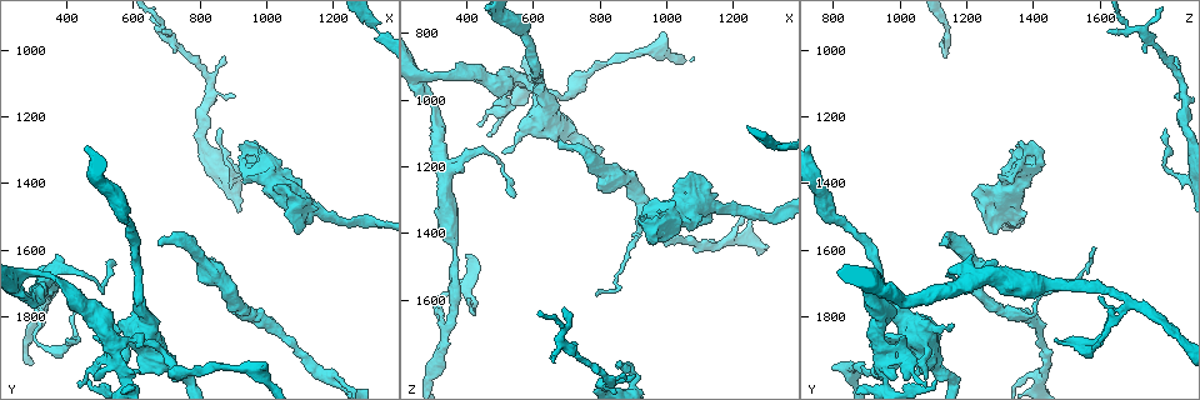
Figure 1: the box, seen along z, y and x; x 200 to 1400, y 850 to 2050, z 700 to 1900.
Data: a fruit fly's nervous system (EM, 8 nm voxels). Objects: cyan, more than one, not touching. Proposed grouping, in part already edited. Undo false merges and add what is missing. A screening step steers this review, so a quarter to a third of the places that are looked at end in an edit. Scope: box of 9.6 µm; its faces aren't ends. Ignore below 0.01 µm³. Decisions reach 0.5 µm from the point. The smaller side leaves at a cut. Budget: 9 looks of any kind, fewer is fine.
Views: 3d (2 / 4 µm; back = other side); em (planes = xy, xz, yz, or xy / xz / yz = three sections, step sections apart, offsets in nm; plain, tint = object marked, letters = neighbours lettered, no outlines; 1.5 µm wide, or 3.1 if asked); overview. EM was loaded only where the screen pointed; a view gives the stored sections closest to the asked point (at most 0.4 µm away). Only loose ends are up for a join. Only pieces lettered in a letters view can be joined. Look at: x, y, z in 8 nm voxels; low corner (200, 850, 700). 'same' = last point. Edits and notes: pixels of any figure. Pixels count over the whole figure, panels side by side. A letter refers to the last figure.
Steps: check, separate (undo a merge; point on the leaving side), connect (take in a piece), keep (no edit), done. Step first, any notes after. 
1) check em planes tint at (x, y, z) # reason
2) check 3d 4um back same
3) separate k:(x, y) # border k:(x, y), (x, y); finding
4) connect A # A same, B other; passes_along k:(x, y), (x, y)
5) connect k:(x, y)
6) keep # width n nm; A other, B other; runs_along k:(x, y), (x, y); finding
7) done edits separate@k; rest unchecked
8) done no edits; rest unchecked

check 3d 2um at (380, 1610, 1220) # free end

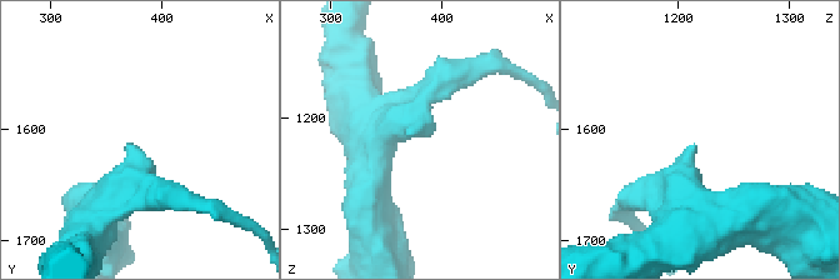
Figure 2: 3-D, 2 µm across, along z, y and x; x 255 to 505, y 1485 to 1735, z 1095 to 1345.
check em yz step 8 tint at (376, 1616, 1212)

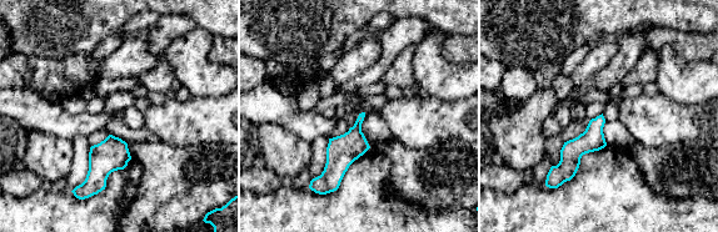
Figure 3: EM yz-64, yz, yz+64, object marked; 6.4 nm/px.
check em planes letters same # another direction

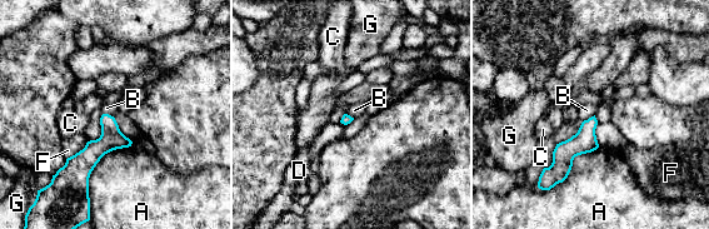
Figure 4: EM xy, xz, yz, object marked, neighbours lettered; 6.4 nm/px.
keep # A other, B other, C other, D other, F other, G other; runs_along 4:(105, 117), (85, 188); none of them fits

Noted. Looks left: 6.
check 3d 2um at (680, 1580, 1120) # branch stops here

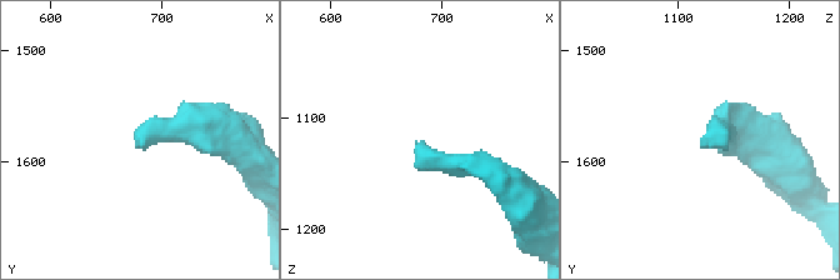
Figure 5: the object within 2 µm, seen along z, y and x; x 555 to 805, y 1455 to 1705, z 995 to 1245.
check em xy step 8 tint at (678, 1580, 1124) # need the tissue

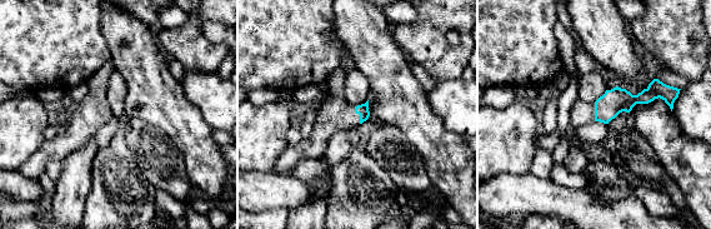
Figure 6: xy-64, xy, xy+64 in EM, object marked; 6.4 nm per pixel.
check em planes letters same

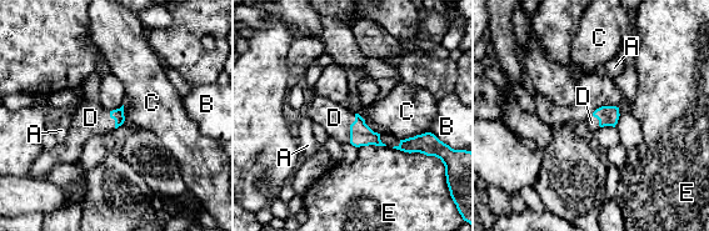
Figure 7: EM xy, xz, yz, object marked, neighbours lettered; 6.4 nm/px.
connect D # A other, B other, C other, D same, E other; passes_along 7:(360, 134), (350, 129), (334, 117); it goes on there

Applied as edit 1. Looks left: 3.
check overview # redraw

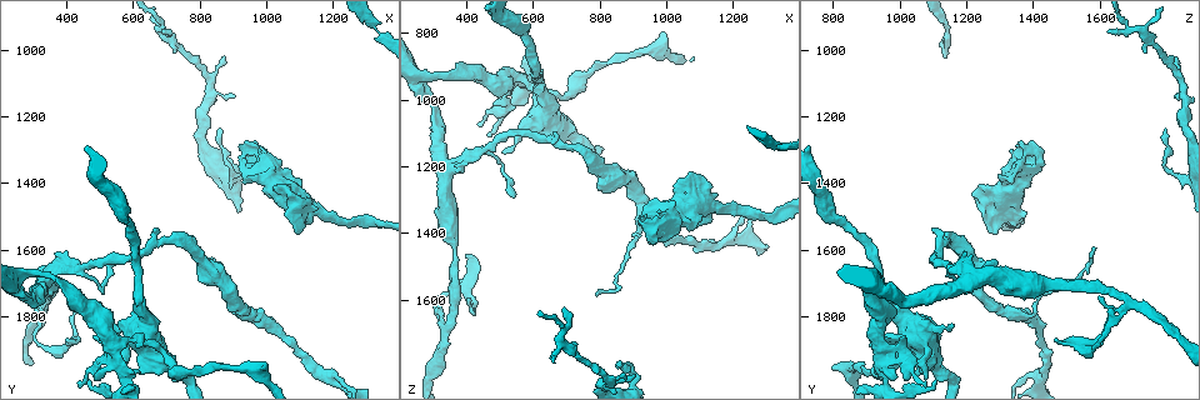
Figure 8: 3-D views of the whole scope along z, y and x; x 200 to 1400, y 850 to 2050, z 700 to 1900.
check 3d 4um at (410, 1740, 1600) # tapers out

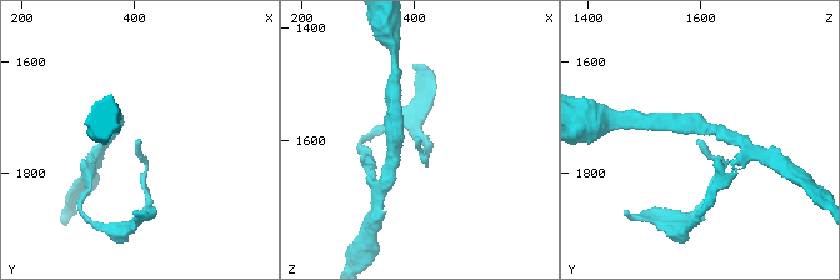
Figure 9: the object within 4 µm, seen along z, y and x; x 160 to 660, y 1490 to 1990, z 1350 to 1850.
check em planes letters at (400, 1745, 1600) # need the tissue

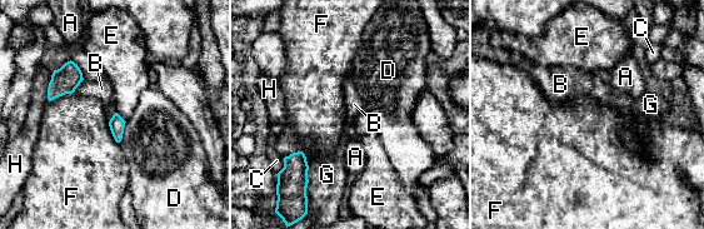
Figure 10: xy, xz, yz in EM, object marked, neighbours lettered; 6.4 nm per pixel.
keep # width 100 nm; longest_contact H 200 nm; A other, B other, C other, D other, E other, F other, G other, H other; none of them fits

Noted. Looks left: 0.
done edits connect@7; rest unchecked

